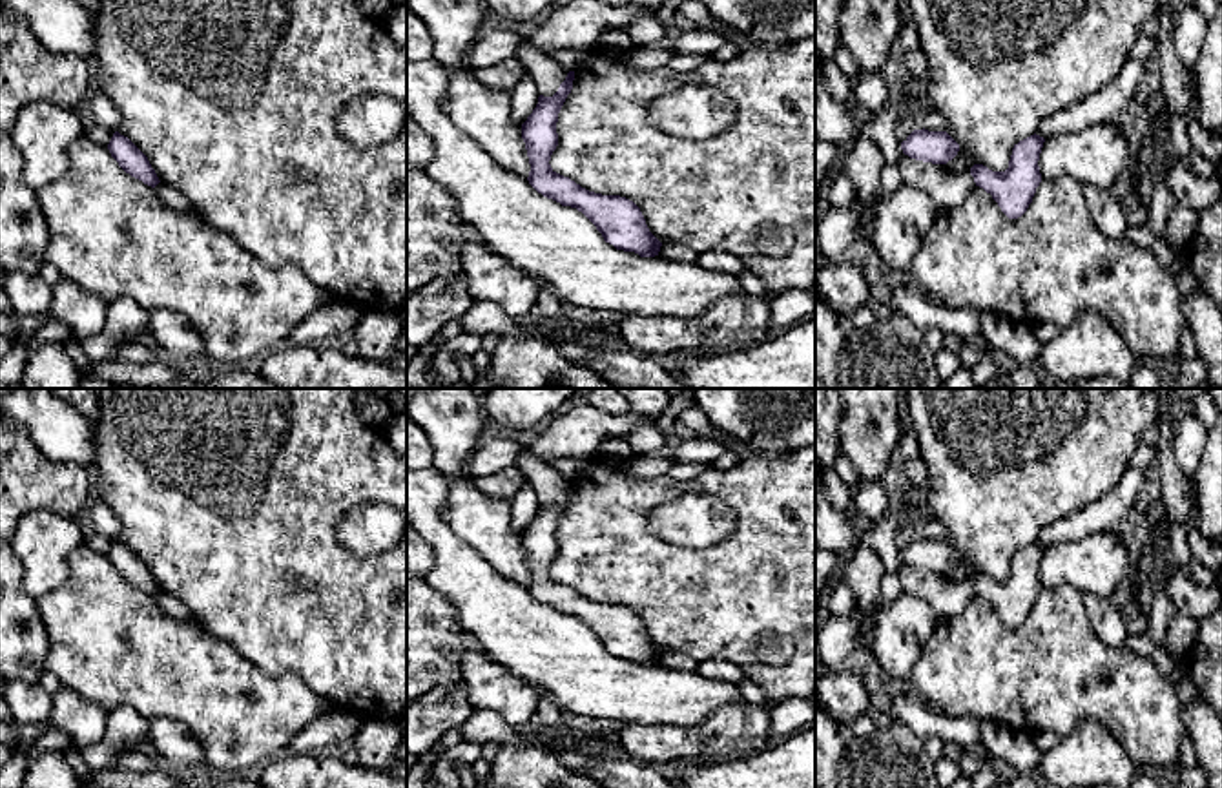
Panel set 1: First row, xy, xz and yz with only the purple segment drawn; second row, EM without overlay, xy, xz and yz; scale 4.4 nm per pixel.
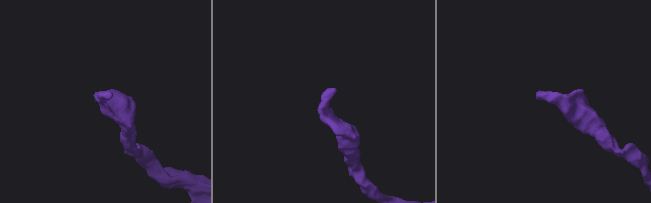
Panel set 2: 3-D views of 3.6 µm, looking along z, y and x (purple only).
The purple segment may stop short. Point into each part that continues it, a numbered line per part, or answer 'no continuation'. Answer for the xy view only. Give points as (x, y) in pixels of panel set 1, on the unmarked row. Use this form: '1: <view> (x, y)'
no continuation

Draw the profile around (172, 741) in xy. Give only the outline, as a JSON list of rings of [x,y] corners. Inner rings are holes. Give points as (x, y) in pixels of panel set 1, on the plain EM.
[[[150,719],[148,744],[173,770],[186,772],[206,764],[199,739],[171,719]]]

